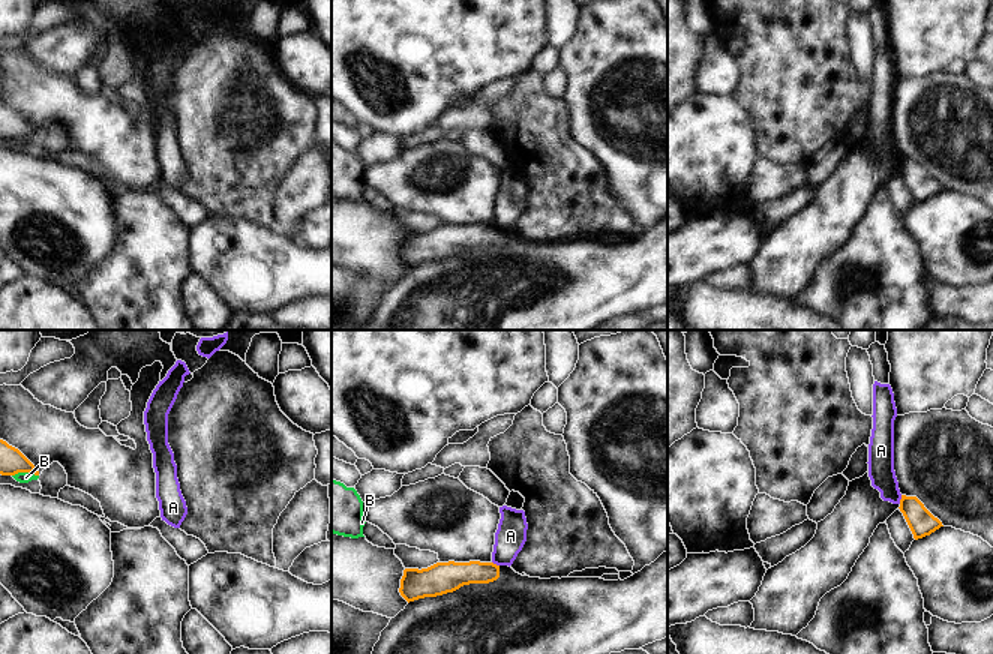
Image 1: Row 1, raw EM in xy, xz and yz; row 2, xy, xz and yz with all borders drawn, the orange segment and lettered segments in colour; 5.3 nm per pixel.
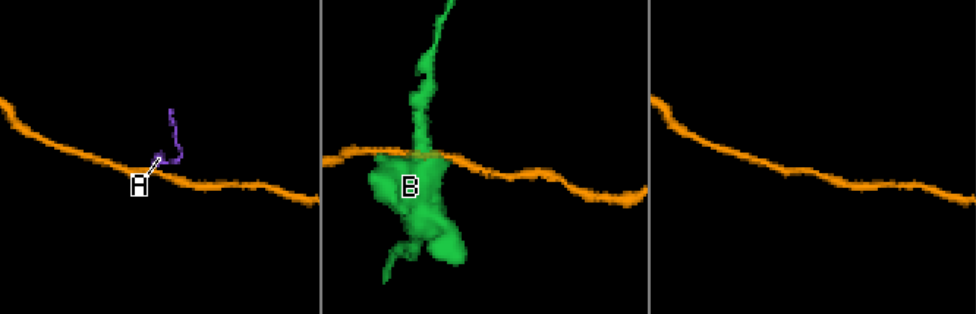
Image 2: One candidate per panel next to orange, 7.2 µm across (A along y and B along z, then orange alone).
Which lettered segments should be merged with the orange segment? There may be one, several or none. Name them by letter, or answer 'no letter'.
no letter

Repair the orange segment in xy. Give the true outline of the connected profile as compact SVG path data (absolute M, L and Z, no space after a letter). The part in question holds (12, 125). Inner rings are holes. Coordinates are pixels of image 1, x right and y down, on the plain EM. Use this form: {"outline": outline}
{"outline": "M0 104L0 138L15 140L18 136L30 136L39 140L34 129L15 111Z"}

